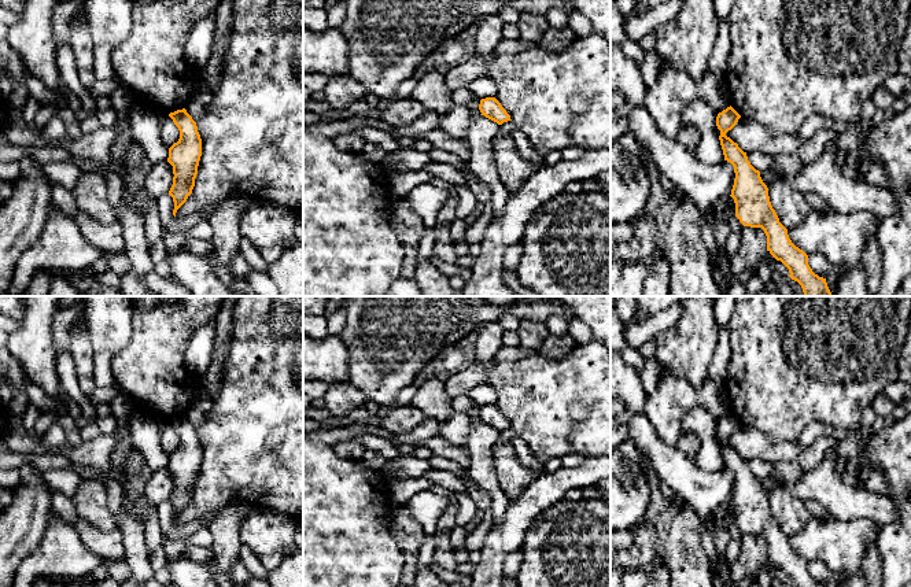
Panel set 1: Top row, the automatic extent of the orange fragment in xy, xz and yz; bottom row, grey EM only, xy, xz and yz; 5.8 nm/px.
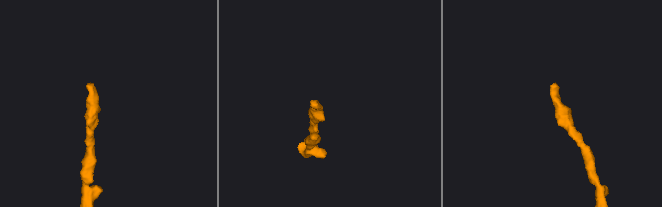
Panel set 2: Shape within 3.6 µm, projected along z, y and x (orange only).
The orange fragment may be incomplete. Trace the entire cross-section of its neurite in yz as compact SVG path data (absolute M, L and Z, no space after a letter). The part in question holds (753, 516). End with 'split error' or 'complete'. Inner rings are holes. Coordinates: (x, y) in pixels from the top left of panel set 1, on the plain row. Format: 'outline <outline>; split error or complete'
outline M731 413L716 424L724 468L734 473L735 480L730 502L735 510L735 524L744 534L764 538L767 558L789 576L792 587L826 587L812 579L808 572L808 562L789 546L788 536L779 529L771 513L768 495L763 490L760 479L750 472L746 459L726 443L740 425L741 422Z; complete

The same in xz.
outline M486 405L480 407L479 417L486 425L502 432L504 429L512 428L510 422L501 413L495 405Z; complete

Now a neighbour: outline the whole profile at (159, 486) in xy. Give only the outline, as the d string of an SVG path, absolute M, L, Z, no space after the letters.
M167 468L156 469L151 473L145 488L144 496L154 505L169 501L173 492L173 473Z

